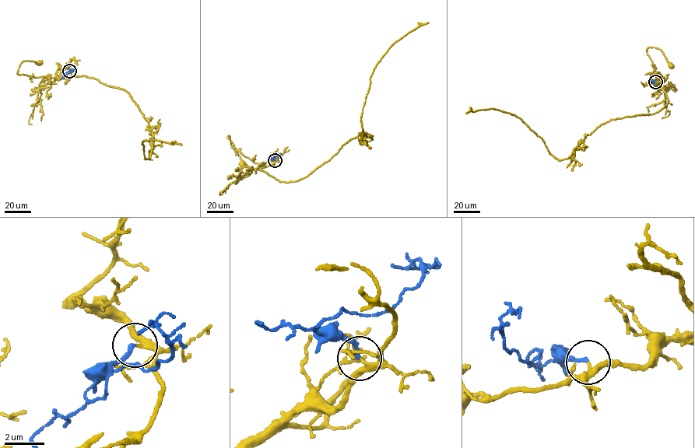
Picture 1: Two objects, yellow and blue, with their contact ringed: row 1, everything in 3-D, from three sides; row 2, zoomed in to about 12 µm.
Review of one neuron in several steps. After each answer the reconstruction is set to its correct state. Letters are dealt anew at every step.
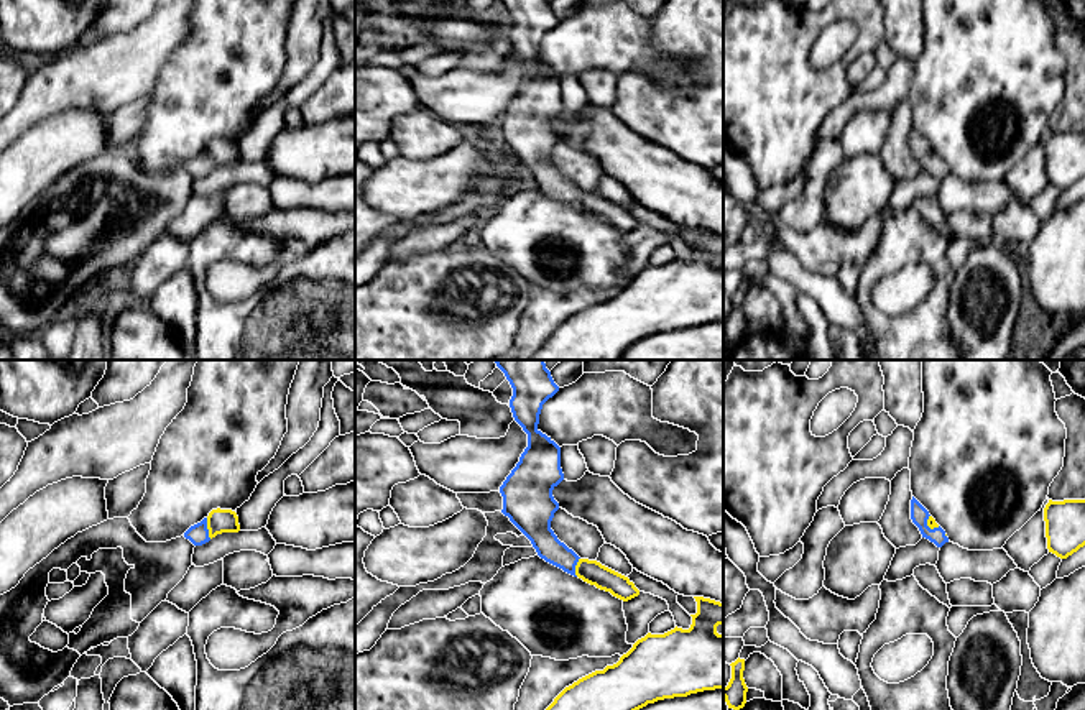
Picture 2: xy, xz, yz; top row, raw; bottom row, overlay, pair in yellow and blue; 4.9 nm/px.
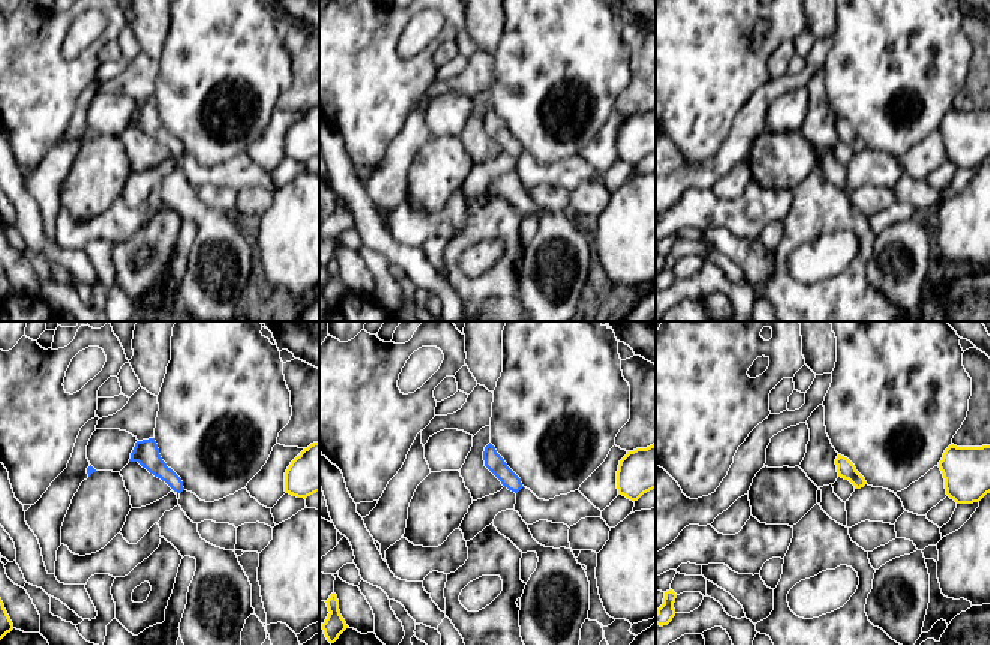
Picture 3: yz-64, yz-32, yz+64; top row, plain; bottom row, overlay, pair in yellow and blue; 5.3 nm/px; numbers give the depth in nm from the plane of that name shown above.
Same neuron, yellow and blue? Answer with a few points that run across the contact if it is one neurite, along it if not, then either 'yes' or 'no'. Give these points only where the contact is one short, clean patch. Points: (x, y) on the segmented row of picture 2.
line xy (219, 521), (207, 528), (198, 534); yes

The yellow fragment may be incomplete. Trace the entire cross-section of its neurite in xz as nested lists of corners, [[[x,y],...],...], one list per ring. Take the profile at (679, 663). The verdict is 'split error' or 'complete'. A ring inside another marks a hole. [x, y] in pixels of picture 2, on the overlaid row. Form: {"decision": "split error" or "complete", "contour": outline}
{"decision": "complete", "contour": [[[704,597],[694,598],[697,613],[690,615],[692,625],[689,629],[676,626],[664,634],[648,633],[616,664],[595,671],[566,687],[546,710],[639,710],[658,700],[723,689],[723,634],[717,633],[717,626],[723,625],[723,603]]]}

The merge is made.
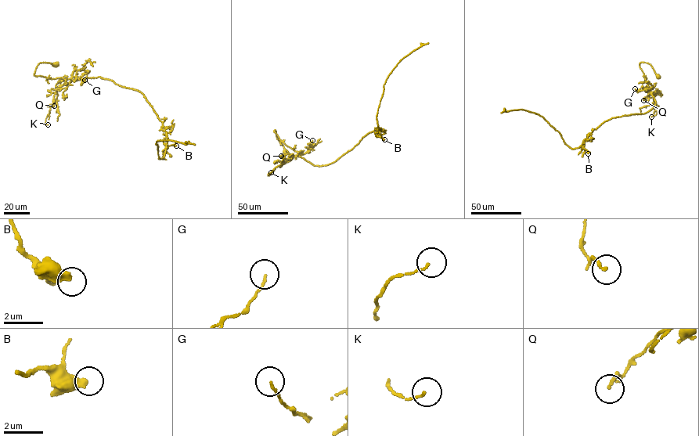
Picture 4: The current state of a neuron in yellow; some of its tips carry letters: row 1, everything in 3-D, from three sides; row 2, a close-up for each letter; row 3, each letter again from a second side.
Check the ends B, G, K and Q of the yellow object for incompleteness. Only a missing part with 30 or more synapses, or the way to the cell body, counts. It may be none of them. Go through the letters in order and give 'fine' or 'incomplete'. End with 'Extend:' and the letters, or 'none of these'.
B: fine
G: fine
K: fine
Q: fine
Extend: none of these

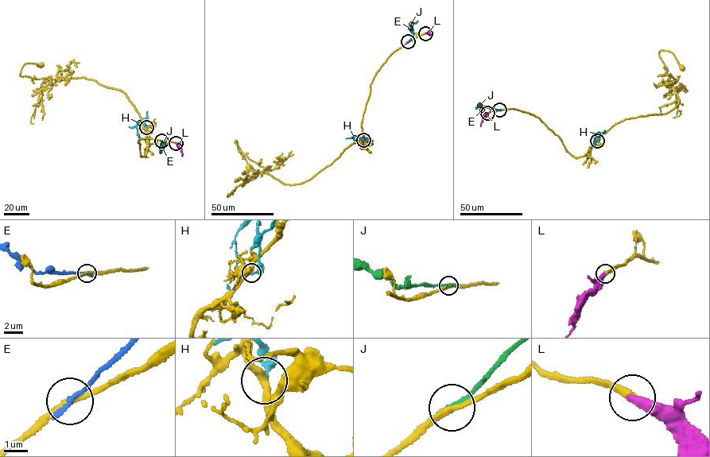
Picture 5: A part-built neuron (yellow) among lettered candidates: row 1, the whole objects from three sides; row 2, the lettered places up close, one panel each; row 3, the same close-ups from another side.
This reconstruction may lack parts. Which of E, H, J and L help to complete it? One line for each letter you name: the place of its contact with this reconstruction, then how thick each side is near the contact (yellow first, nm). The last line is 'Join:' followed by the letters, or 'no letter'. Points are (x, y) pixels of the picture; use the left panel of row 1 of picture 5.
L: contact (176, 143); calibres 280 and 400 nm
Join: L

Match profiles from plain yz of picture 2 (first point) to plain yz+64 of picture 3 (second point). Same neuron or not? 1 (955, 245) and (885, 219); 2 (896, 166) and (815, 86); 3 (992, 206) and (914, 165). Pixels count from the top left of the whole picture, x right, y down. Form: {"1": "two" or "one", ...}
{"1": "one", "2": "one", "3": "two"}

